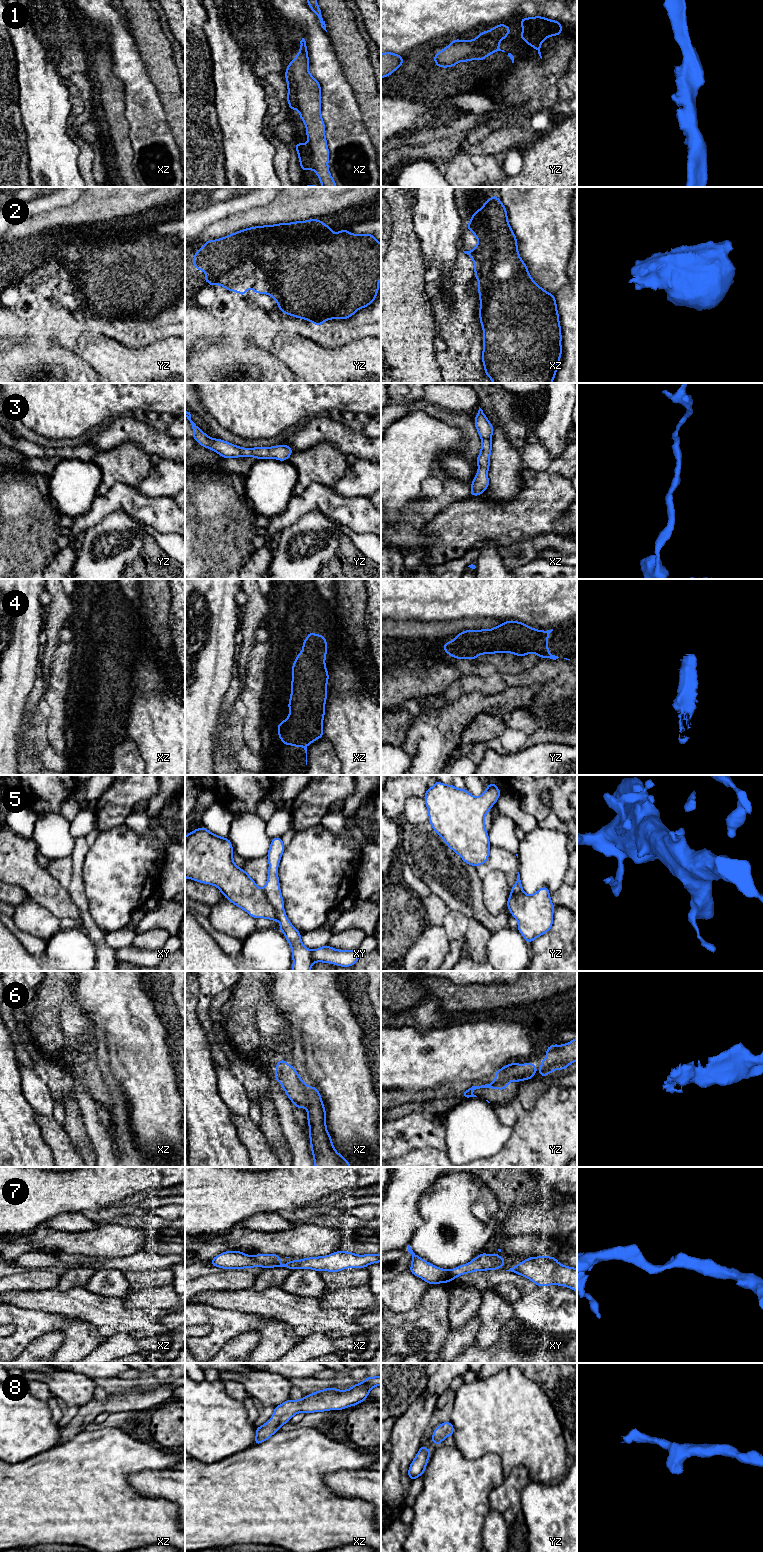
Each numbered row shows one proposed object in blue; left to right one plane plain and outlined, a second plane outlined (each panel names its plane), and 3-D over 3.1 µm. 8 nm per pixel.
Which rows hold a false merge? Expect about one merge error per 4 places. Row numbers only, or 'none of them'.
1, 5, 6

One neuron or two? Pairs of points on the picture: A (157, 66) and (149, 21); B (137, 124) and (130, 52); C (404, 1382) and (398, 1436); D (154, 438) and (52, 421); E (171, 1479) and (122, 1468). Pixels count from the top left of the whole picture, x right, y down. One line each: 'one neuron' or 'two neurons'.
A: one neuron
B: one neuron
C: two neurons
D: two neurons
E: two neurons

